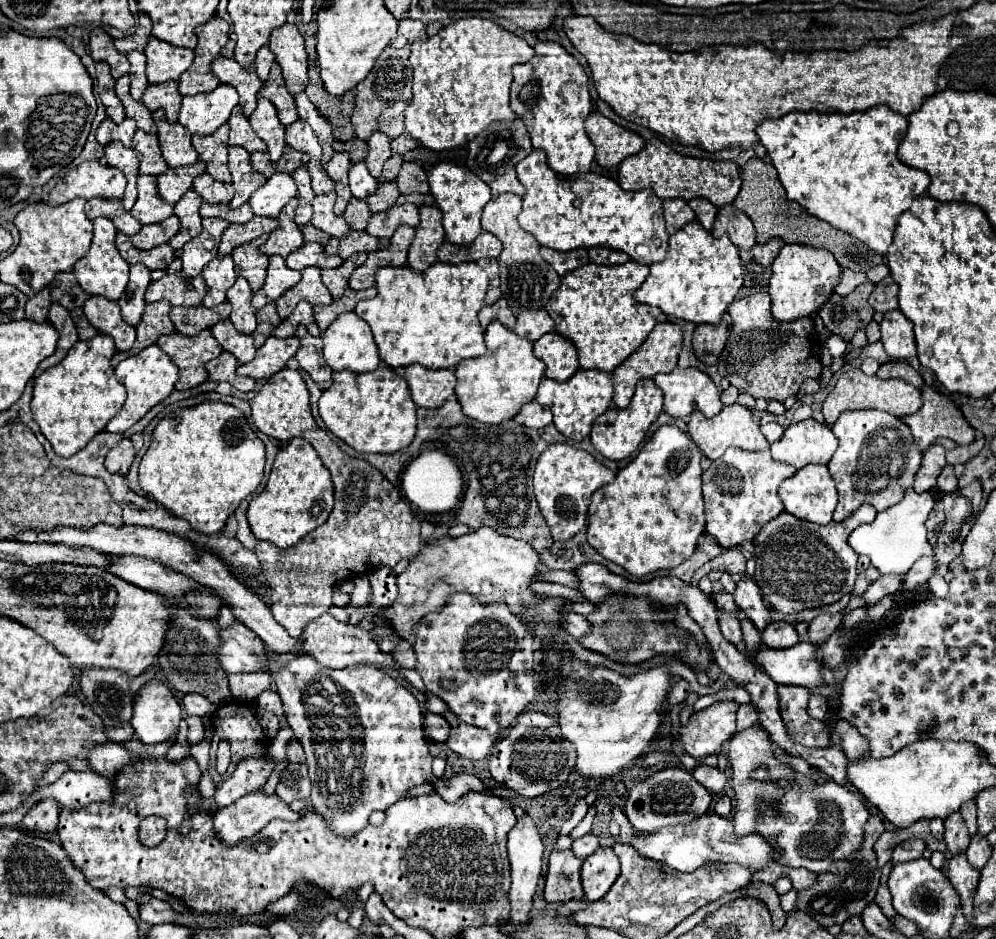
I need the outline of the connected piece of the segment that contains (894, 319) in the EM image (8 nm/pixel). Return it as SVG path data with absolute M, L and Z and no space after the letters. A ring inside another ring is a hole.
M899 309L885 313L881 321L881 343L891 359L909 359L915 355L913 323Z

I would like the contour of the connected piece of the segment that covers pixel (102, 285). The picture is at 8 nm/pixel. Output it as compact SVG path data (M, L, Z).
M97 217L93 221L93 243L91 243L91 249L73 267L73 273L75 273L81 289L87 295L101 295L101 297L107 297L111 301L117 301L121 297L121 293L125 291L125 287L127 287L129 263L119 255L119 251L115 247L115 235L117 235L117 229L115 229L111 219Z

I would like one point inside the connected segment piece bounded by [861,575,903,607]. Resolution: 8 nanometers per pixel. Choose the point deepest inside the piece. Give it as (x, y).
(885, 585)

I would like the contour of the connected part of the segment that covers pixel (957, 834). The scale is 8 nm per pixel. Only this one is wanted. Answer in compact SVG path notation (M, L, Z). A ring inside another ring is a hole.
M960 812L952 813L944 821L944 841L952 855L963 853L971 841L971 835Z

